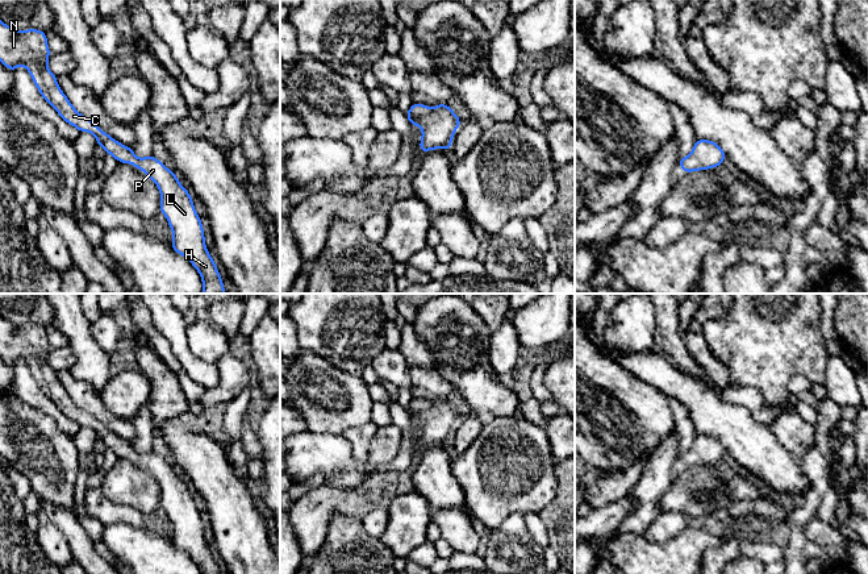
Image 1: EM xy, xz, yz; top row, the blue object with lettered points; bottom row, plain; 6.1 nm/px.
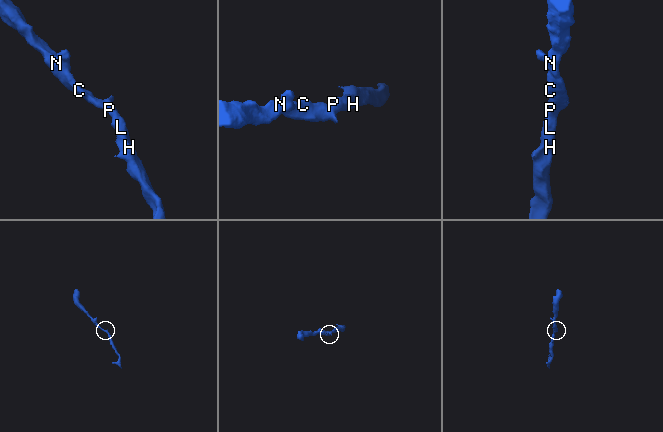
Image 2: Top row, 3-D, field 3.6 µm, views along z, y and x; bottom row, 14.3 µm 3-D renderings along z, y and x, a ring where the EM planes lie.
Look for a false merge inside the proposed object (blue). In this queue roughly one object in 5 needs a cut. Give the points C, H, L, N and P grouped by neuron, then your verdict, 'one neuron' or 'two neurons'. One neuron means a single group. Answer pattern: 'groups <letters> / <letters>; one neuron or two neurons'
groups C H L N P; one neuron

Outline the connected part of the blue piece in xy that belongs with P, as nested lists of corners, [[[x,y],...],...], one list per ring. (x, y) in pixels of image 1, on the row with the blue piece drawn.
[[[0,20],[0,62],[12,72],[18,66],[26,67],[42,97],[66,122],[79,132],[92,133],[97,145],[116,161],[132,163],[154,180],[160,192],[160,213],[166,216],[174,234],[174,251],[184,255],[199,271],[203,294],[226,294],[216,263],[206,250],[203,222],[195,211],[192,197],[175,172],[153,155],[137,158],[132,147],[120,144],[80,115],[47,67],[50,54],[47,36],[42,30],[17,30]]]

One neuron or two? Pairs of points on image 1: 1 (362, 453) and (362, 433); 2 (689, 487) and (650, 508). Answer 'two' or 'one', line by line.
1: one
2: two

